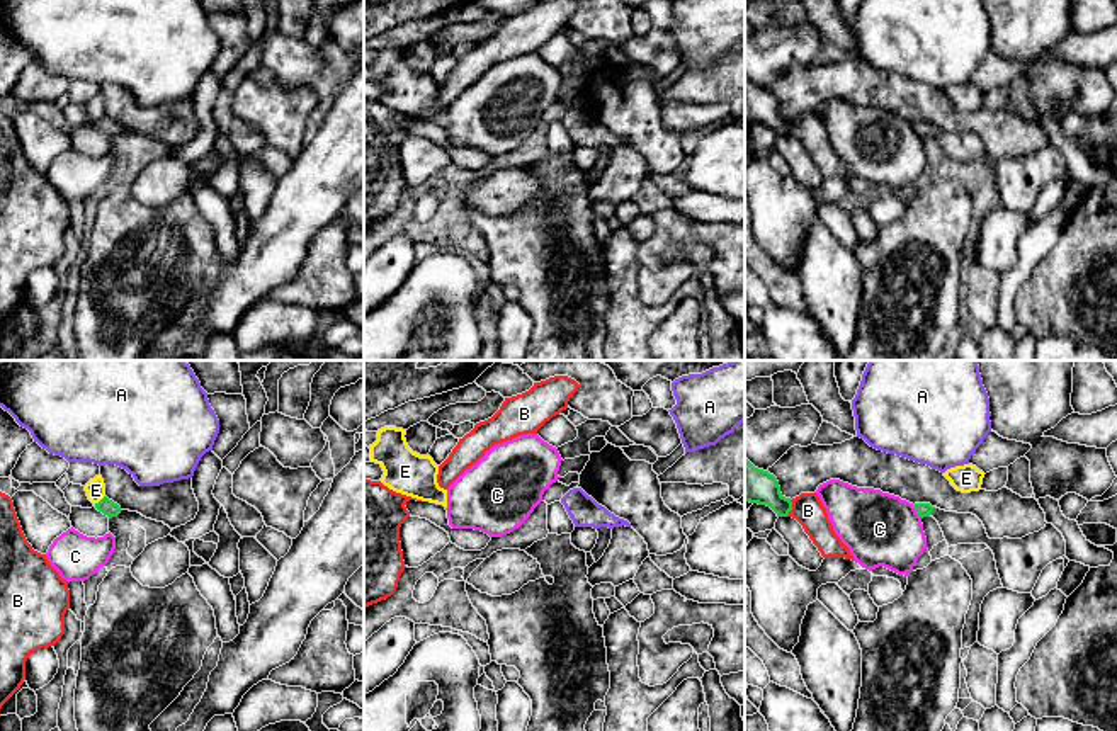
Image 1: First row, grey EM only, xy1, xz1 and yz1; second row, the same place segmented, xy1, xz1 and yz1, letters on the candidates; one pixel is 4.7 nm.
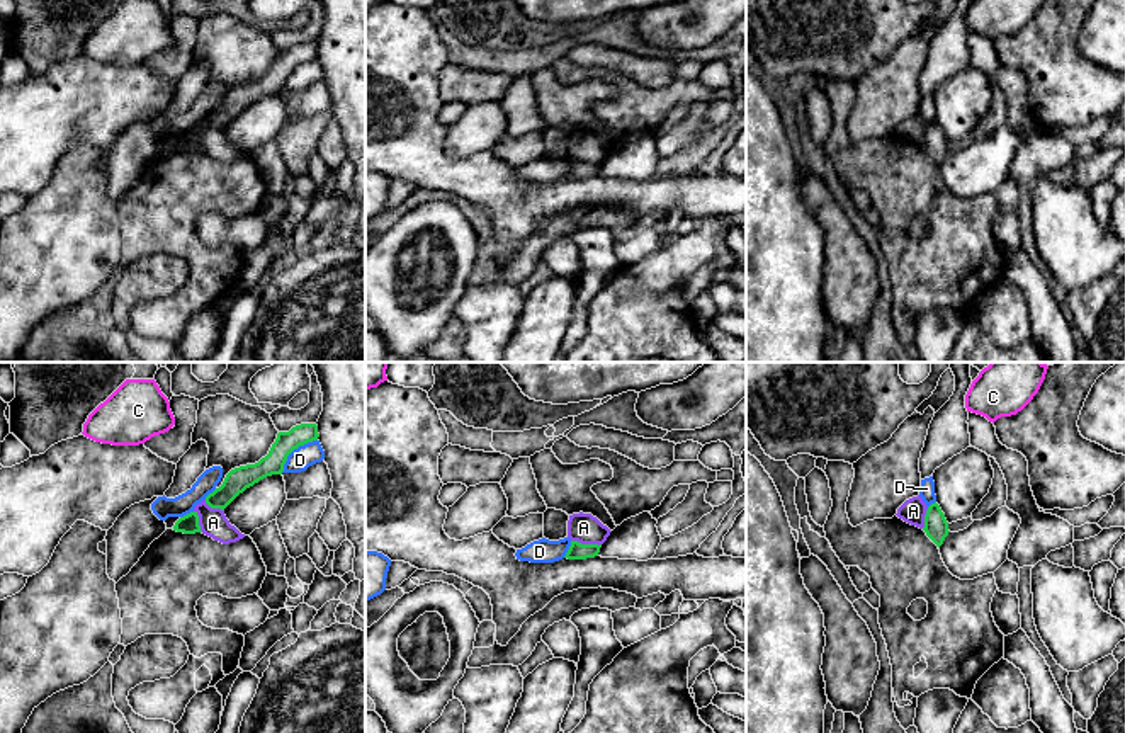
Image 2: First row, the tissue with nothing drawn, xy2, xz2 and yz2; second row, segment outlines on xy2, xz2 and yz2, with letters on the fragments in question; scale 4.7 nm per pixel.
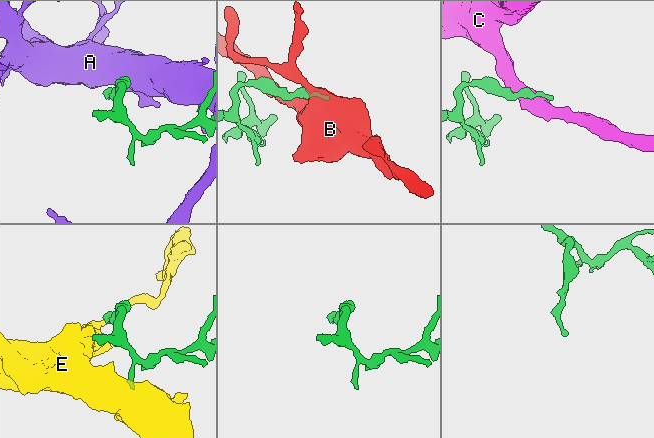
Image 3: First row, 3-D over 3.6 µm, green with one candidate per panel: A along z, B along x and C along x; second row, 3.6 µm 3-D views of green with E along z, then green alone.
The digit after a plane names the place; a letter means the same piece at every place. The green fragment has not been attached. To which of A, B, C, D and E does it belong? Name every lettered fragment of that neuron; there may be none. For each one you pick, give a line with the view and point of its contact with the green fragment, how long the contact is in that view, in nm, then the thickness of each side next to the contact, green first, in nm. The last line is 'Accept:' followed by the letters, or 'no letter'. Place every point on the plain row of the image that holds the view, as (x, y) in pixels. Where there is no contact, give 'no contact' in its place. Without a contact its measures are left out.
Accept: no letter

